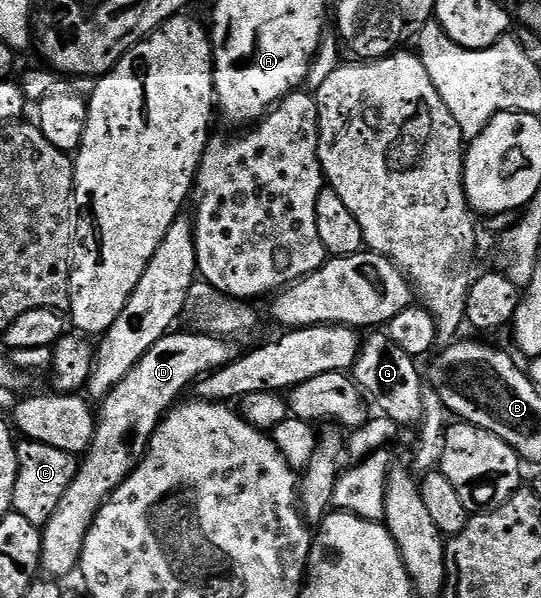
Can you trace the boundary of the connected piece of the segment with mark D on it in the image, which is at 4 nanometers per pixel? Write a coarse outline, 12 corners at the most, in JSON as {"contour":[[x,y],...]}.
{"contour":[[169,333],[98,404],[41,567],[74,572],[87,530],[183,390],[239,358]]}

